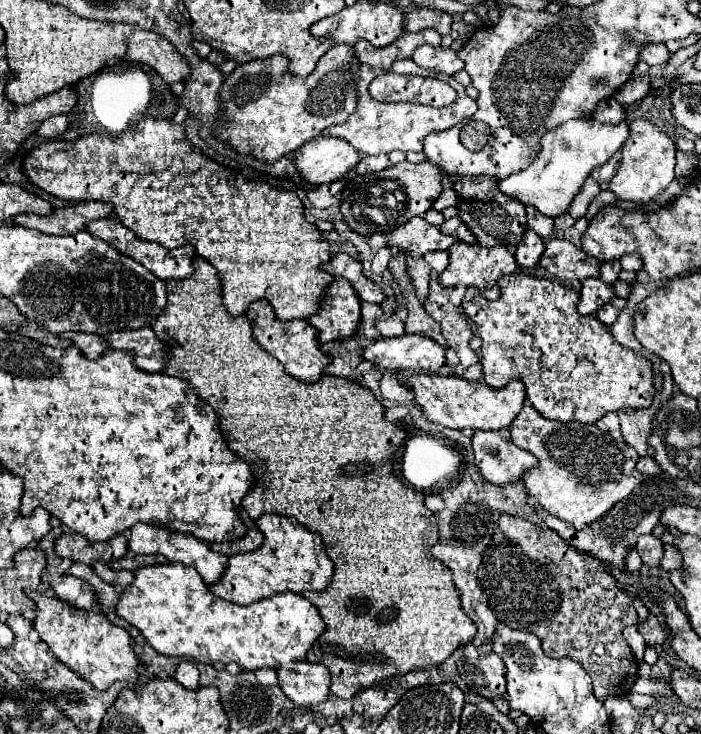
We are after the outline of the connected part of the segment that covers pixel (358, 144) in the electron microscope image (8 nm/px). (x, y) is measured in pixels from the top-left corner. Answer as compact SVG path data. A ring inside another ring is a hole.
M361 65L359 71L359 83L355 85L357 89L357 107L355 113L349 115L349 119L341 125L333 125L329 129L325 129L325 135L329 137L339 137L345 139L347 143L351 143L361 155L379 155L379 153L391 153L391 151L423 151L423 139L429 133L437 133L437 131L445 131L453 125L463 121L463 119L471 119L473 113L478 109L476 100L469 99L463 85L459 85L453 77L449 75L441 75L435 73L433 77L447 81L455 91L457 91L457 99L453 105L449 105L447 109L435 109L435 107L425 107L425 105L417 105L412 103L377 103L375 99L369 97L367 87L371 83L371 79L375 79L377 75L381 75L381 69L373 69L369 65Z

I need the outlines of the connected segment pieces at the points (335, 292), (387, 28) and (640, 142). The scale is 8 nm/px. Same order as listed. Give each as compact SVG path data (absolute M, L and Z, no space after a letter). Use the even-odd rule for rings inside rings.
M335 279L325 289L325 299L321 301L321 309L307 317L309 325L317 329L317 337L321 343L349 339L355 335L359 327L361 301L355 297L349 281Z
M357 1L355 5L345 7L343 11L313 23L309 33L313 37L319 37L319 39L327 37L327 39L333 39L335 43L345 43L345 45L355 45L359 39L365 39L373 47L385 47L385 45L393 43L403 33L403 11L393 7L393 5L389 7L389 5L383 5L383 3Z
M635 119L631 125L631 135L623 145L623 161L617 171L617 175L611 179L609 189L619 197L627 201L639 201L639 203L649 203L655 195L659 195L673 179L675 179L675 143L671 137L667 137L657 125L645 121L645 119Z

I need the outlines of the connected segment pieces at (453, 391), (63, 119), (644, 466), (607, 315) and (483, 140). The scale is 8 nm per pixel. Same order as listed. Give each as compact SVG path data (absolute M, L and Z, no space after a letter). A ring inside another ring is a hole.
M411 375L407 387L415 395L415 403L427 421L449 429L485 429L495 431L509 427L519 415L525 401L525 385L521 381L511 381L505 389L493 389L483 381L465 381L461 377L441 377L441 375Z
M55 115L39 125L37 135L41 135L43 139L57 139L65 129L67 129L67 115Z
M649 455L639 457L639 461L637 461L637 471L643 473L643 475L659 475L659 473L661 473L659 465L657 465L655 459L649 457Z
M613 297L609 303L605 303L605 305L595 313L595 317L597 317L603 325L611 327L611 325L615 323L619 311L623 309L623 305L625 305L625 299L621 299L621 297Z
M469 121L461 131L461 143L469 151L483 149L489 143L489 137L491 137L491 127L487 127L485 123L479 123L479 121Z

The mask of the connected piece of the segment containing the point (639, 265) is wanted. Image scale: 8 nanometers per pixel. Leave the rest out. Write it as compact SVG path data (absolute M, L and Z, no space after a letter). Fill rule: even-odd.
M629 253L629 255L623 255L619 261L621 261L621 267L623 267L625 271L633 271L633 273L639 273L639 271L643 269L643 261L641 261L641 257L639 257L637 253Z

